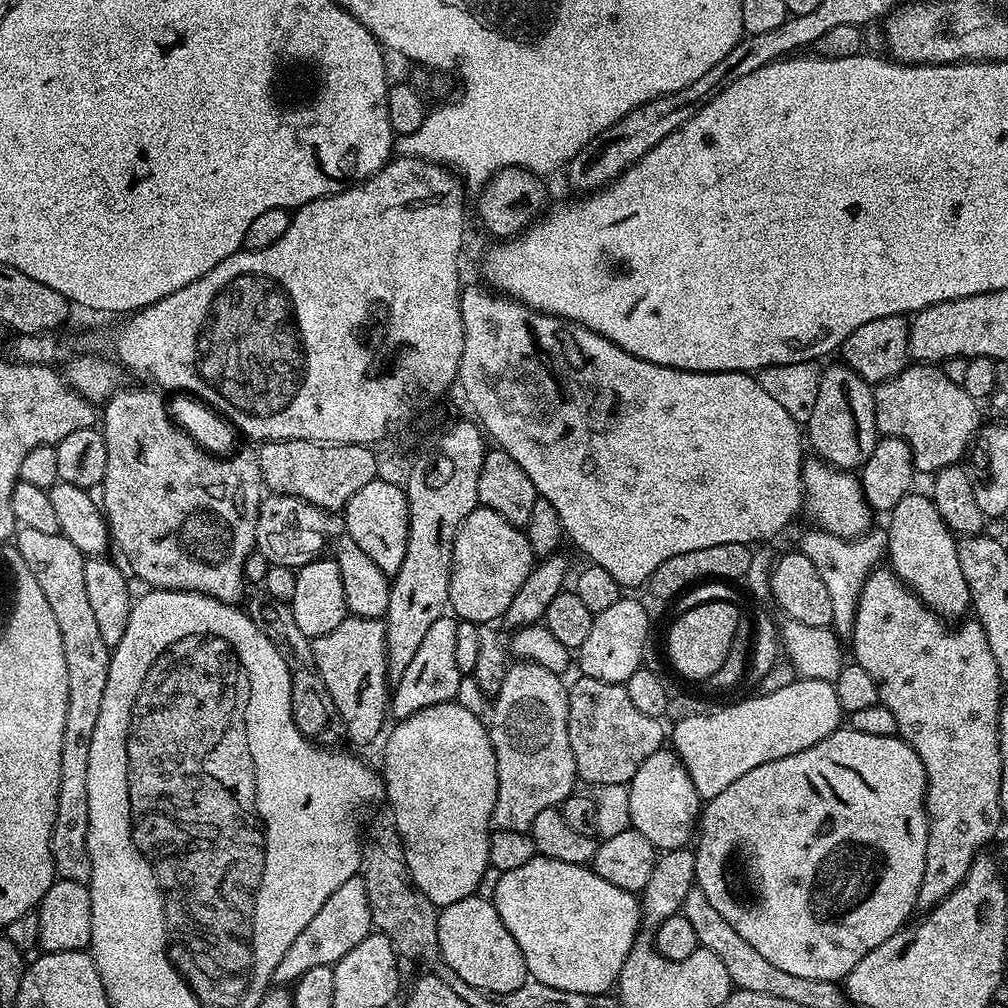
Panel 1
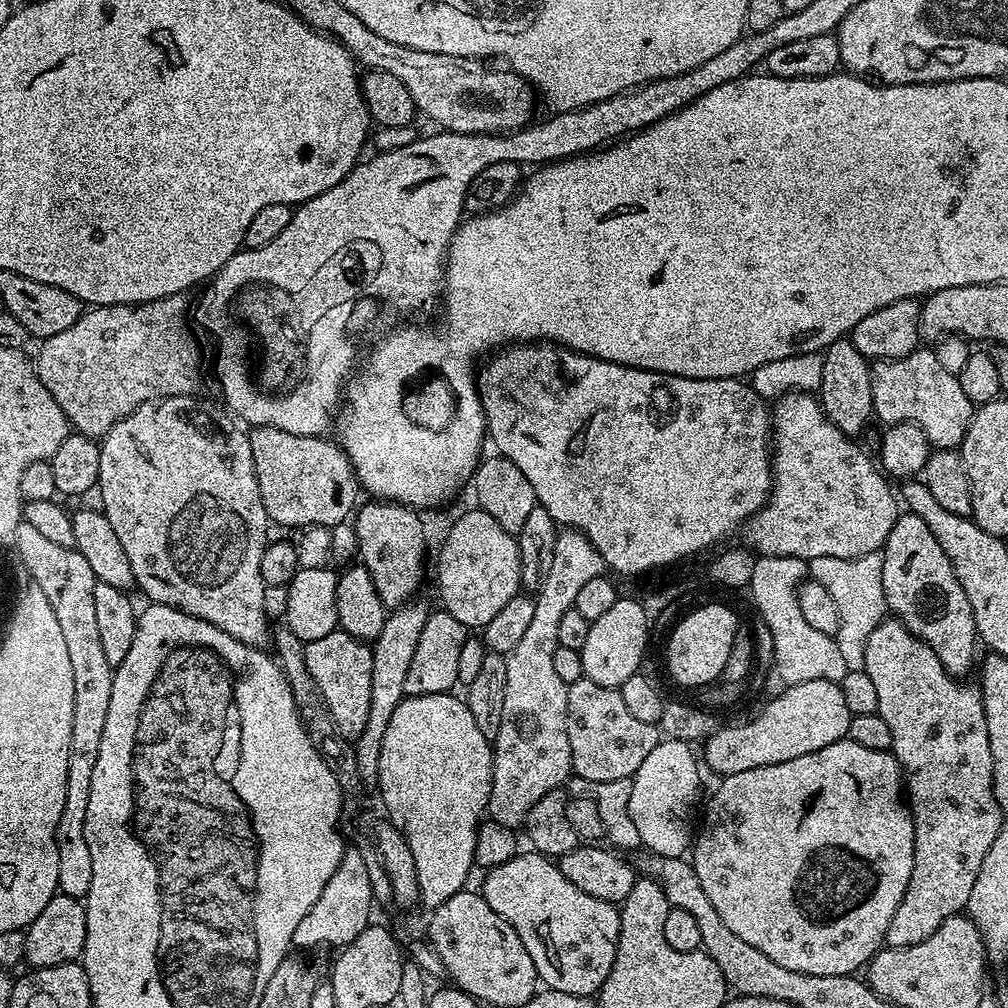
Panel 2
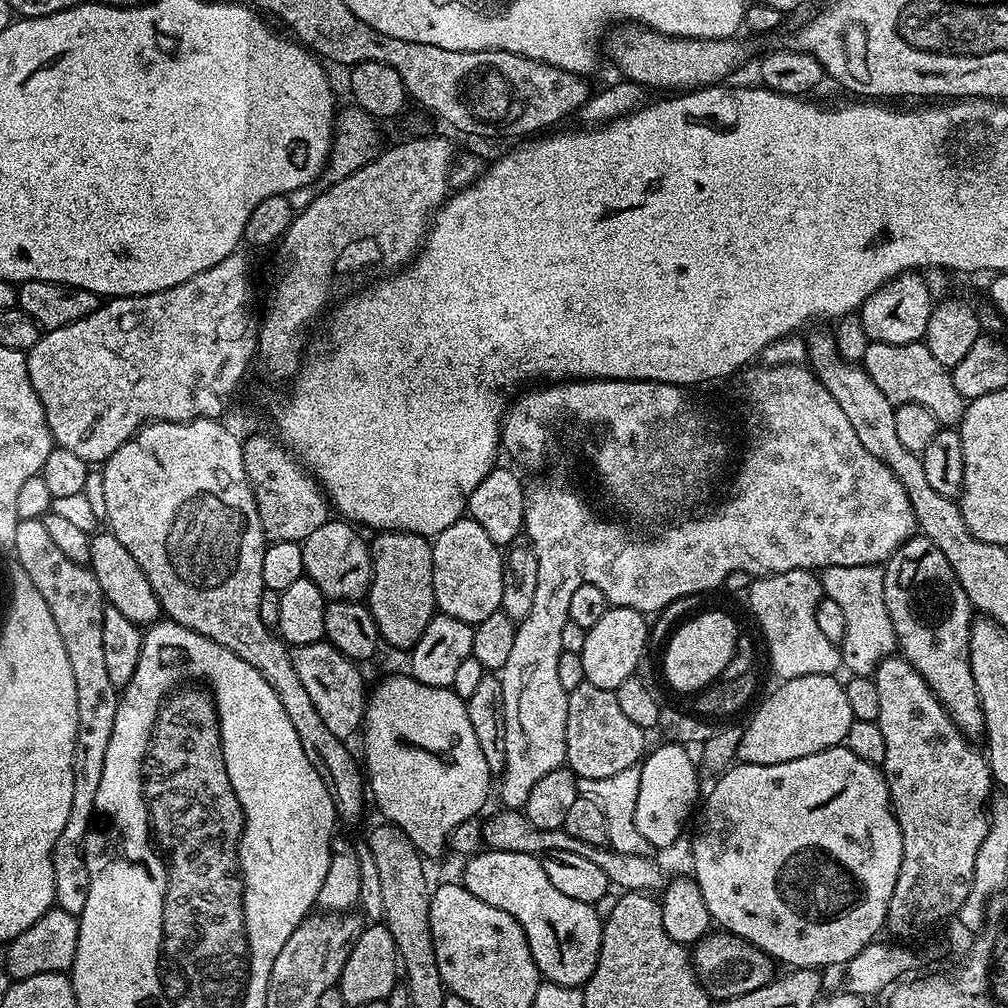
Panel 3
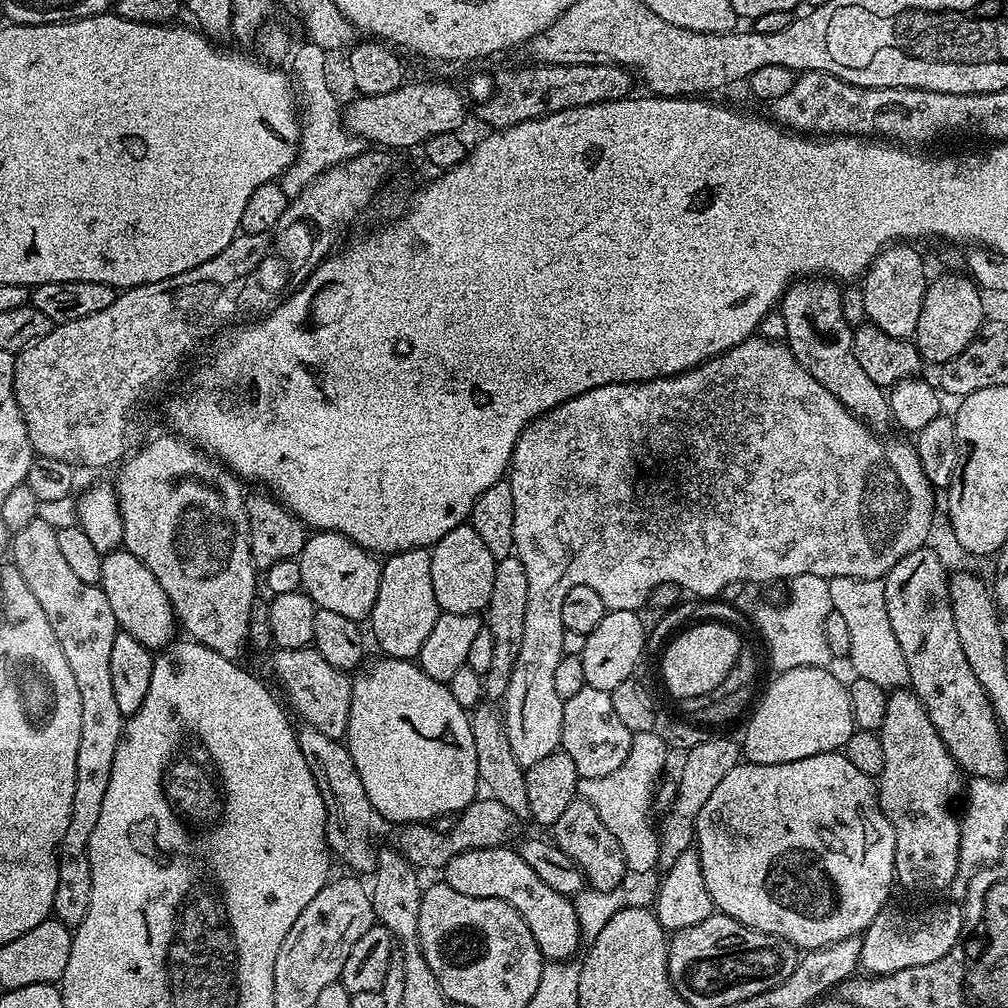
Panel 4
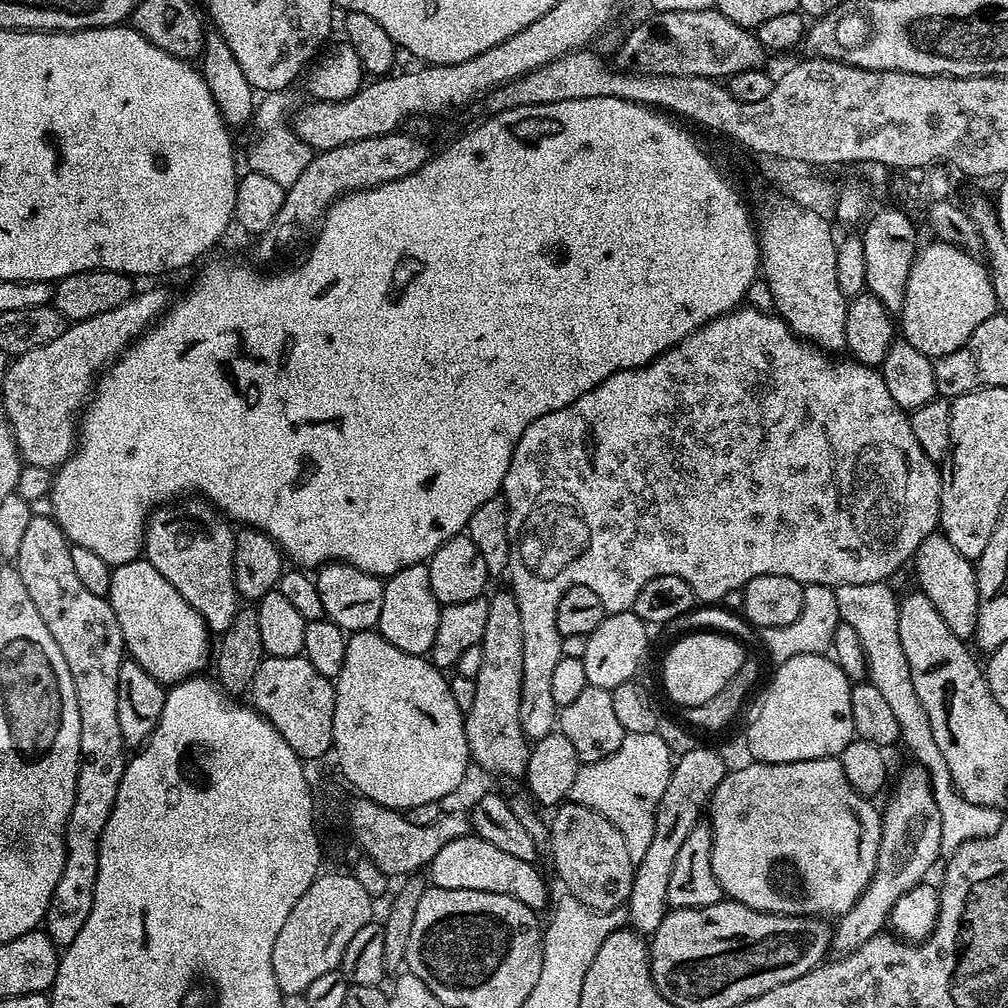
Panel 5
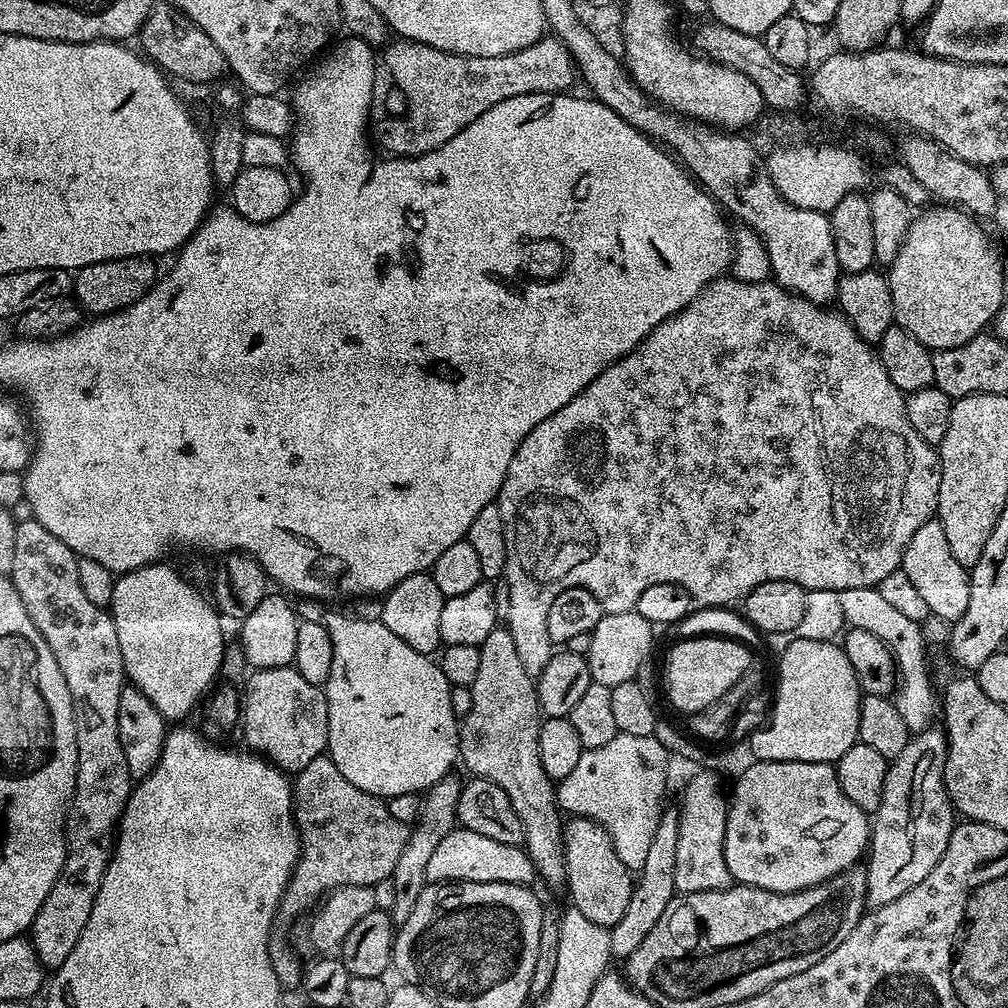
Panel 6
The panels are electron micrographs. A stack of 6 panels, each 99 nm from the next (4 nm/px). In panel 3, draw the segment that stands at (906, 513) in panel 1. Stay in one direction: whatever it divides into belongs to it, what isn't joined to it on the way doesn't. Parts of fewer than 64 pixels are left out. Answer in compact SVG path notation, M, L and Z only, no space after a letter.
M919 534L908 537L907 542L883 565L886 610L894 622L896 642L903 659L910 662L918 674L930 686L930 690L942 702L950 718L969 738L980 738L984 734L984 715L978 698L978 686L974 686L974 674L970 670L970 630L974 619L972 603L966 598L966 590L958 582L946 554L930 542L930 538Z

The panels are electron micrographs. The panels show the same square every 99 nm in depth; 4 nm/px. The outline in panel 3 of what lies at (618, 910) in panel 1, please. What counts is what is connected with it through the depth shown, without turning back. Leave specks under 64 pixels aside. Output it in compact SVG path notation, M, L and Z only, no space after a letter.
M481 850L463 861L464 877L462 883L474 898L482 898L489 906L498 906L498 910L506 910L510 918L522 926L526 934L526 942L530 942L530 954L534 954L534 962L538 966L541 977L547 983L561 984L567 988L580 988L588 983L598 966L598 954L602 946L602 930L604 921L593 905L582 902L578 898L570 898L556 889L546 878L546 870L542 870L540 856L531 856L521 852L506 850Z

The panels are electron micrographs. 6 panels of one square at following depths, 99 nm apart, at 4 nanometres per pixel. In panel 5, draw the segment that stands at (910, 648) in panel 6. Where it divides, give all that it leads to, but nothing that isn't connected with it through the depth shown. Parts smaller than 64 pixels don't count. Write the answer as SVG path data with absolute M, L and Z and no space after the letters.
M883 580L841 584L835 589L837 608L840 611L841 621L853 628L854 634L858 634L858 642L862 642L862 650L868 662L867 679L874 686L878 686L882 699L890 705L890 710L898 717L903 744L905 743L916 755L915 763L928 771L934 802L942 818L940 851L951 854L966 842L992 836L1001 828L1004 816L999 808L978 806L970 802L954 786L954 778L950 778L946 758L942 758L942 750L938 750L938 742L934 742L934 734L930 730L930 718L926 718L926 710L922 702L918 702L918 694L914 694L914 682L910 682L910 662L906 662L906 654L902 651L902 638L898 638L900 601L898 592L895 592L890 585L891 583Z

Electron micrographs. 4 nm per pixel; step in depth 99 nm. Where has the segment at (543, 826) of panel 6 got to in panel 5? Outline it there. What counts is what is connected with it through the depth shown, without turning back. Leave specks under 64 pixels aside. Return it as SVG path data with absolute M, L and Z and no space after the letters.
M510 590L496 592L488 600L490 618L486 618L486 630L482 634L479 646L482 650L482 670L476 675L474 706L464 717L466 742L469 757L480 768L488 772L497 772L500 776L523 777L524 767L528 765L530 741L522 730L520 717L520 687L522 686L522 618L518 614L518 602Z

